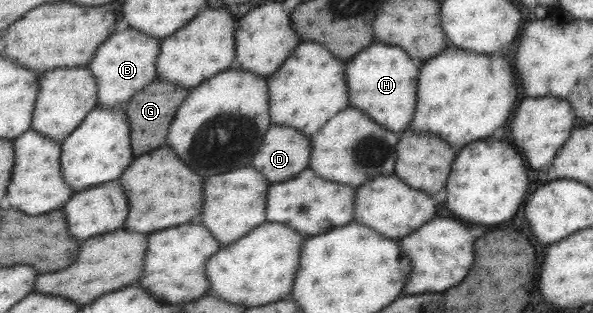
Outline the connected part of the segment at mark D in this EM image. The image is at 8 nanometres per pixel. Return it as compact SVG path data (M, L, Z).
M270 125L264 133L252 166L270 183L284 182L307 169L312 155L312 140L292 126Z

